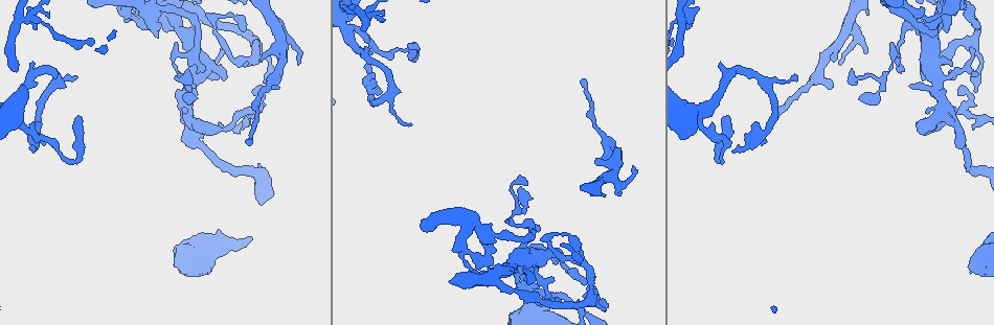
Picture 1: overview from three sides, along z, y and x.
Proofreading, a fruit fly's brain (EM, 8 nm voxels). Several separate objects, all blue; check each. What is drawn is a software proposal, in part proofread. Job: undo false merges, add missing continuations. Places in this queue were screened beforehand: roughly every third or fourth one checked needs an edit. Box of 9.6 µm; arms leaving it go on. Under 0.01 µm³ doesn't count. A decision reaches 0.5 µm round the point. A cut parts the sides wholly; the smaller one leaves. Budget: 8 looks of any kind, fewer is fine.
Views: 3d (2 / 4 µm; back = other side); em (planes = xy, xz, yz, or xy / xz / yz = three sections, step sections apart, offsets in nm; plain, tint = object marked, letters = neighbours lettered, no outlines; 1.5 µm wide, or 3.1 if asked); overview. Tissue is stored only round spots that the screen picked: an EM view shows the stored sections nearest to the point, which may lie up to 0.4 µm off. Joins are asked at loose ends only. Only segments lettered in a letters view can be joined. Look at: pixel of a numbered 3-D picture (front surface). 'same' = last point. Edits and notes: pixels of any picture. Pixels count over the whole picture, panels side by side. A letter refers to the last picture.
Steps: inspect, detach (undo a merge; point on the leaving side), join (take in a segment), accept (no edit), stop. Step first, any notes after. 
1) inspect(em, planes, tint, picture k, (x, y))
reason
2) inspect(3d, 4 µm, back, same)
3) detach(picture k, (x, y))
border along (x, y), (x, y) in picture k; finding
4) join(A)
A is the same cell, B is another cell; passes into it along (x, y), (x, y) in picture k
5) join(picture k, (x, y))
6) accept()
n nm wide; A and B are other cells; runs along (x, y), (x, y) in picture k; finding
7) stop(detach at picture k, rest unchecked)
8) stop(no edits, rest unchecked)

inspect(em, planes, plain, picture 1, (685, 19))
abrupt turn

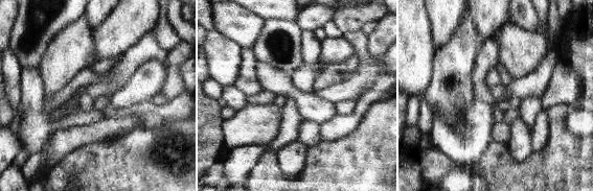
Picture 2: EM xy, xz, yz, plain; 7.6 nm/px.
inspect(em, planes, letters, same)
see the neighbours

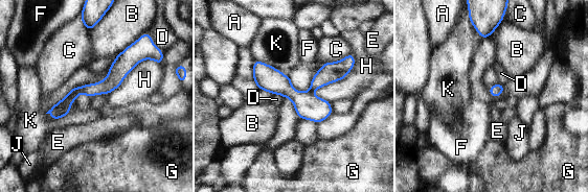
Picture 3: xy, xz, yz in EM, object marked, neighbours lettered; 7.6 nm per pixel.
accept()
A, B, C, D, E, F, G, H, J and K are other cells; one neuron here

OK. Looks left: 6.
inspect(3d, 4 µm, picture 1, (32, 153))
long arm stops here

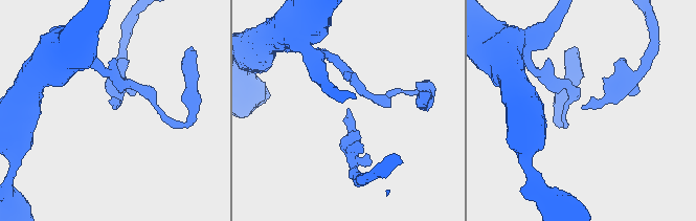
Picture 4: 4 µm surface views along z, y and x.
inspect(em, planes, letters, picture 4, (347, 109))

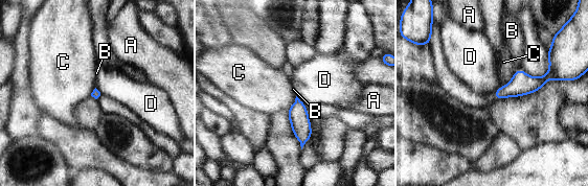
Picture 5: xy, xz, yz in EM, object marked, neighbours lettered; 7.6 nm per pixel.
accept()
A, B, C and D are other cells; border along (515, 72), (512, 78), (501, 87) in picture 5; none of them fits

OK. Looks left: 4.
inspect(em, planes, tint, picture 1, (595, 159))

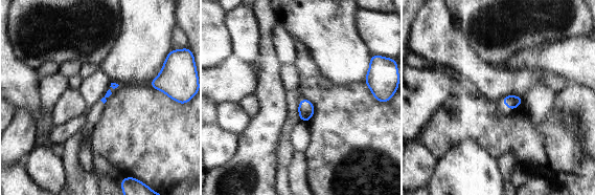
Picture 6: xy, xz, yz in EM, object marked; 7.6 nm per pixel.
inspect(em, planes, letters, same)
what lies round it

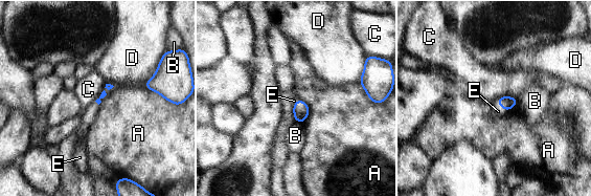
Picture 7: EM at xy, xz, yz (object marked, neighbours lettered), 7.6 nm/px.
join(E)
E is the same cell, A, B, C and D are other cells; it goes on there

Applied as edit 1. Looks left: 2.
stop(join at picture 7, rest unchecked)

